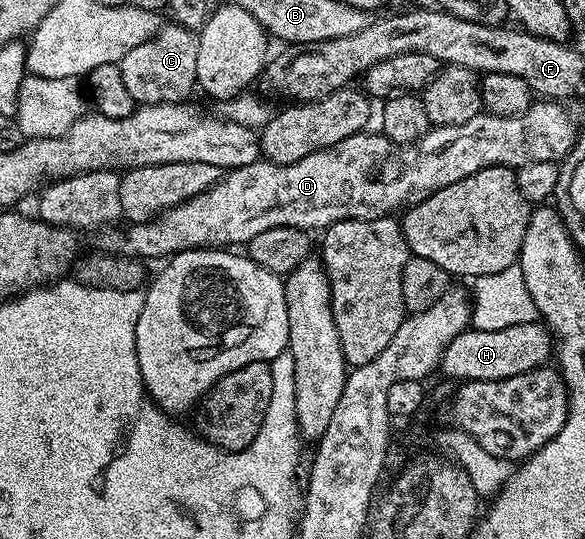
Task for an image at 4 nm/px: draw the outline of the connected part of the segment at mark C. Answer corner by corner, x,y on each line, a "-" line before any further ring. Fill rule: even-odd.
167,22
160,27
153,38
141,42
141,46
133,46
129,54
118,63
121,79
129,94
133,94
136,105
145,104
177,104
188,99
197,85
197,44
196,37
188,28
180,24

